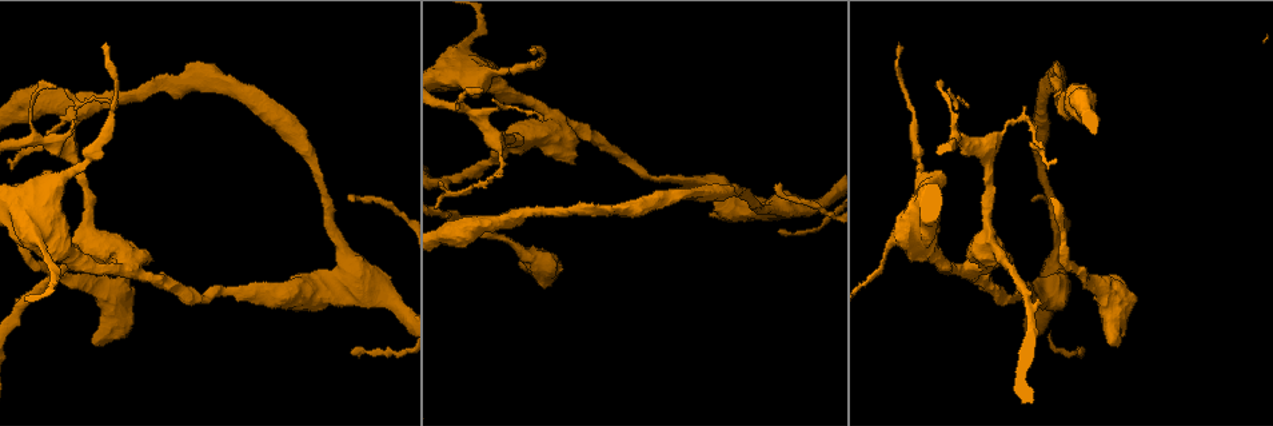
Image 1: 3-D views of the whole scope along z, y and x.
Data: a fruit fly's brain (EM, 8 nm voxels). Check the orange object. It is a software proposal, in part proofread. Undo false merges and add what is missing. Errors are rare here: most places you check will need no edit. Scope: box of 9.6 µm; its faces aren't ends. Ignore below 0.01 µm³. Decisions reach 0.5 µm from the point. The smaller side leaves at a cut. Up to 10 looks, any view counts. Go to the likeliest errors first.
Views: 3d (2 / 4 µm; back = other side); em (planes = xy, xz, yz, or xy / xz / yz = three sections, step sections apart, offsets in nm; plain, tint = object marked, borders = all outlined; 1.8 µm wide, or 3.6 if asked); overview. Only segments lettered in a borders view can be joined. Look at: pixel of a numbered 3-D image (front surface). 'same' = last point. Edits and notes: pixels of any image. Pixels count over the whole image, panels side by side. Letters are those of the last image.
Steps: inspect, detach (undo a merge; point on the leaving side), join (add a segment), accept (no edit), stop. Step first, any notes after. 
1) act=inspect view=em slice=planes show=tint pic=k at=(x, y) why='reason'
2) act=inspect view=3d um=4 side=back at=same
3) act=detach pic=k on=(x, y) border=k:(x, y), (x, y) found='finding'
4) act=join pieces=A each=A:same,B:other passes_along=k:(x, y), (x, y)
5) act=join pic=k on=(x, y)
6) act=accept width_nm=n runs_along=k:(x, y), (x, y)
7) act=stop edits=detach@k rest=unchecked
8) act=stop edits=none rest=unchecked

act=inspect view=3d um=2 pic=1 at=(574, 163) why='branch stops here'

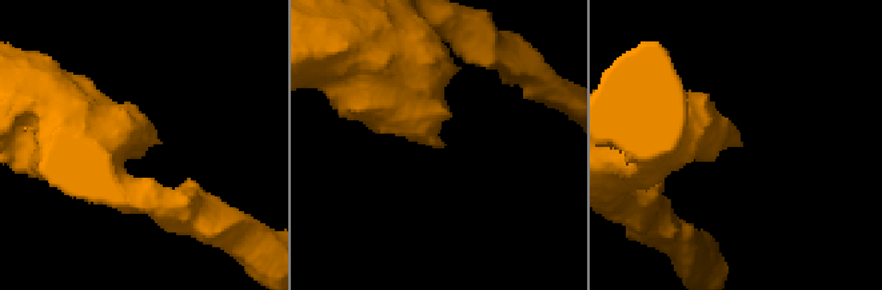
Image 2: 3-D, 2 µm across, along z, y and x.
act=inspect view=em slice=planes show=tint pic=2 at=(443, 142)

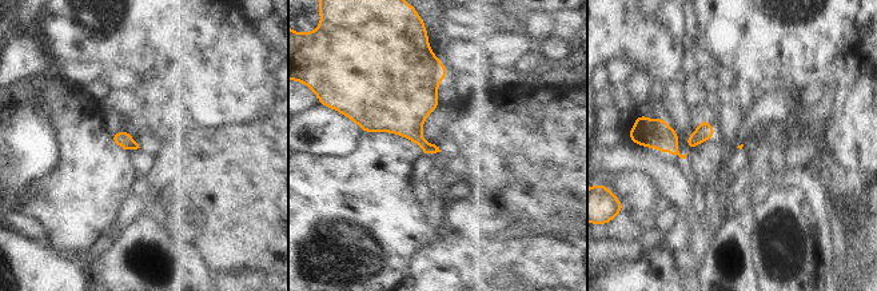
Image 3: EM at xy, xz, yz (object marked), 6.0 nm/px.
act=inspect view=em slice=planes show=borders at=same why='what lies round it'

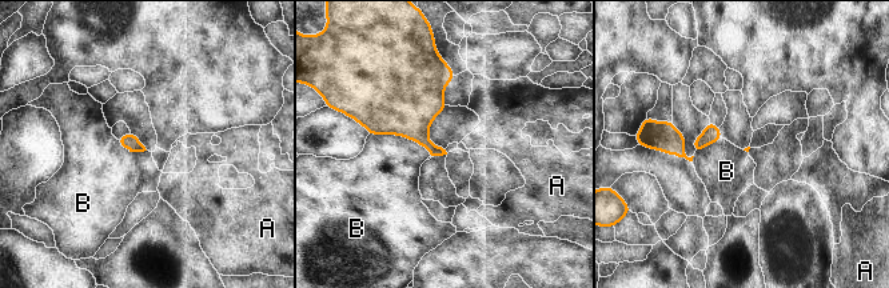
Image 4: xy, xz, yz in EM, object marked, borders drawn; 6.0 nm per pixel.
act=accept longest_contact=B:400nm each=A:other,B:other border=4:(369, 134), (405, 136), (431, 155) found='none of them fits'

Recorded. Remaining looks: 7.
act=inspect view=3d um=4 pic=1 at=(778, 204) why='three arms meet'

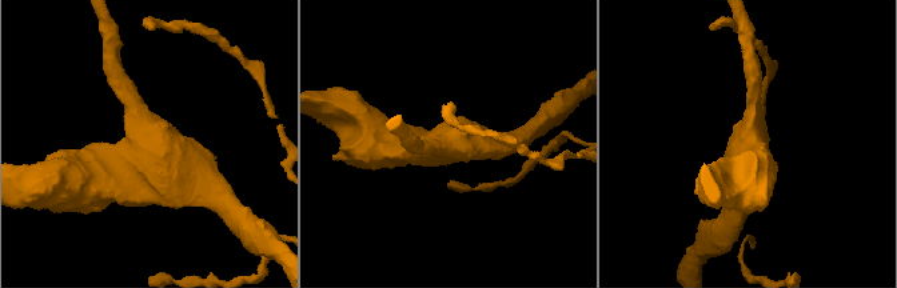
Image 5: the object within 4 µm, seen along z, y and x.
act=inspect view=em um=3.6 slice=planes show=borders pic=5 at=(449, 144) arms=3 arm_widths_nm=220,340,600 why='now the EM'

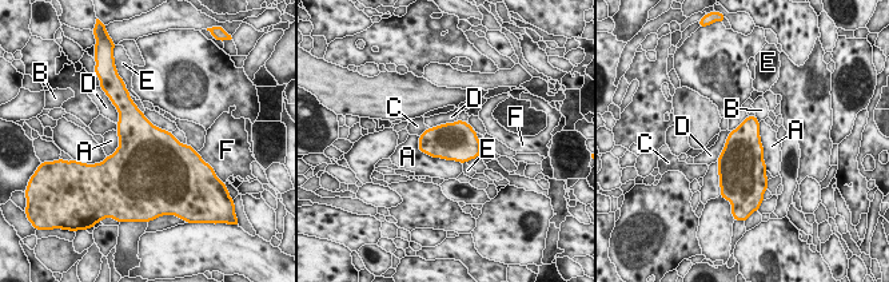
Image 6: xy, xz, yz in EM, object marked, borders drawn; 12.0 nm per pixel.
act=accept each=A:other,B:other,C:other,D:other,E:other,F:other border=6:(418, 136), (422, 151), (461, 163) found='one neuron here'

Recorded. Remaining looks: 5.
act=inspect view=em slice=planes show=borders pic=1 at=(107, 47)

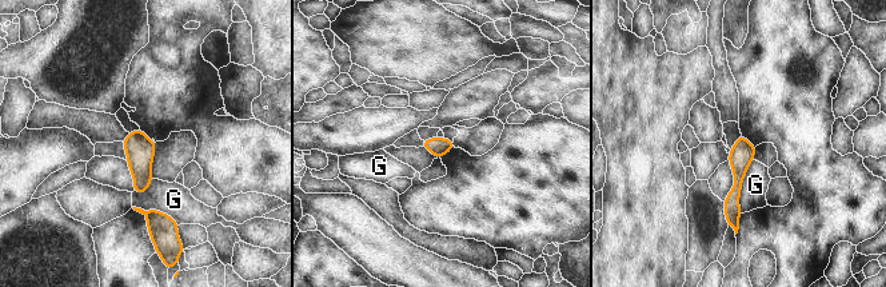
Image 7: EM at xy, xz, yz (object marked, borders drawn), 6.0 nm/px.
act=accept longest_contact=G:340nm each=G:other border=7:(753, 159), (742, 183), (741, 212) found='no lettered segment goes on from it'

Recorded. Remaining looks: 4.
act=inspect view=3d um=4 side=back pic=1 at=(50, 239) why='calibre changes'

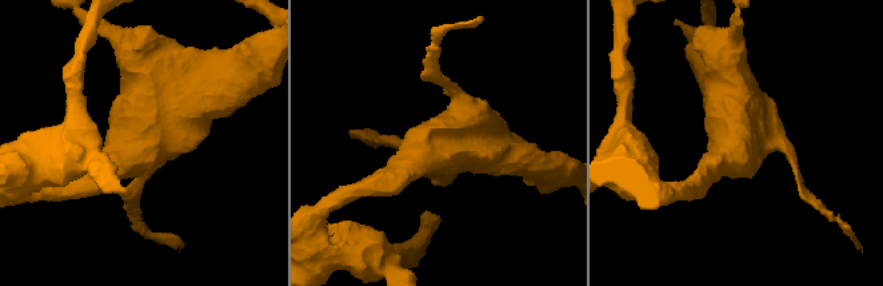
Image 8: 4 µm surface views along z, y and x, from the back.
act=inspect view=em um=3.6 slice=yz step=16 show=tint pic=8 at=(139, 141)

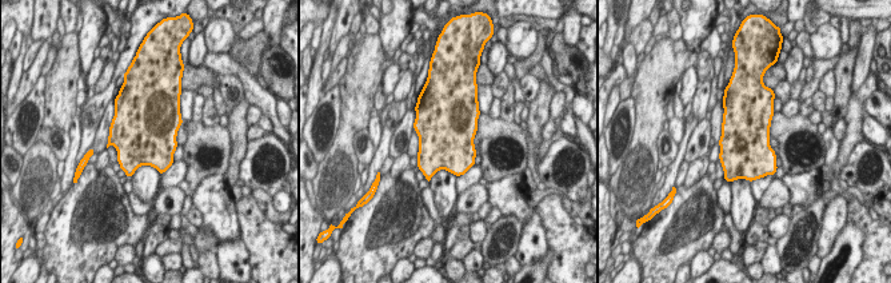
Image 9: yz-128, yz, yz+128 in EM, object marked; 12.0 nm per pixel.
act=inspect view=em um=3.6 slice=xz step=8 show=borders at=same why='another direction'

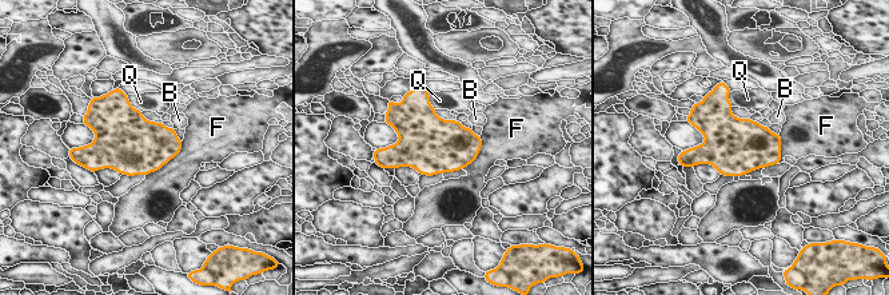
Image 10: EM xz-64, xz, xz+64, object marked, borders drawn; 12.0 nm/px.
act=accept width_nm=700 each=B:other,F:other,Q:other border=10:(182, 142), (174, 156), (144, 175) found='all the same neuron'

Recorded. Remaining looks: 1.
act=stop edits=none rest=unchecked

